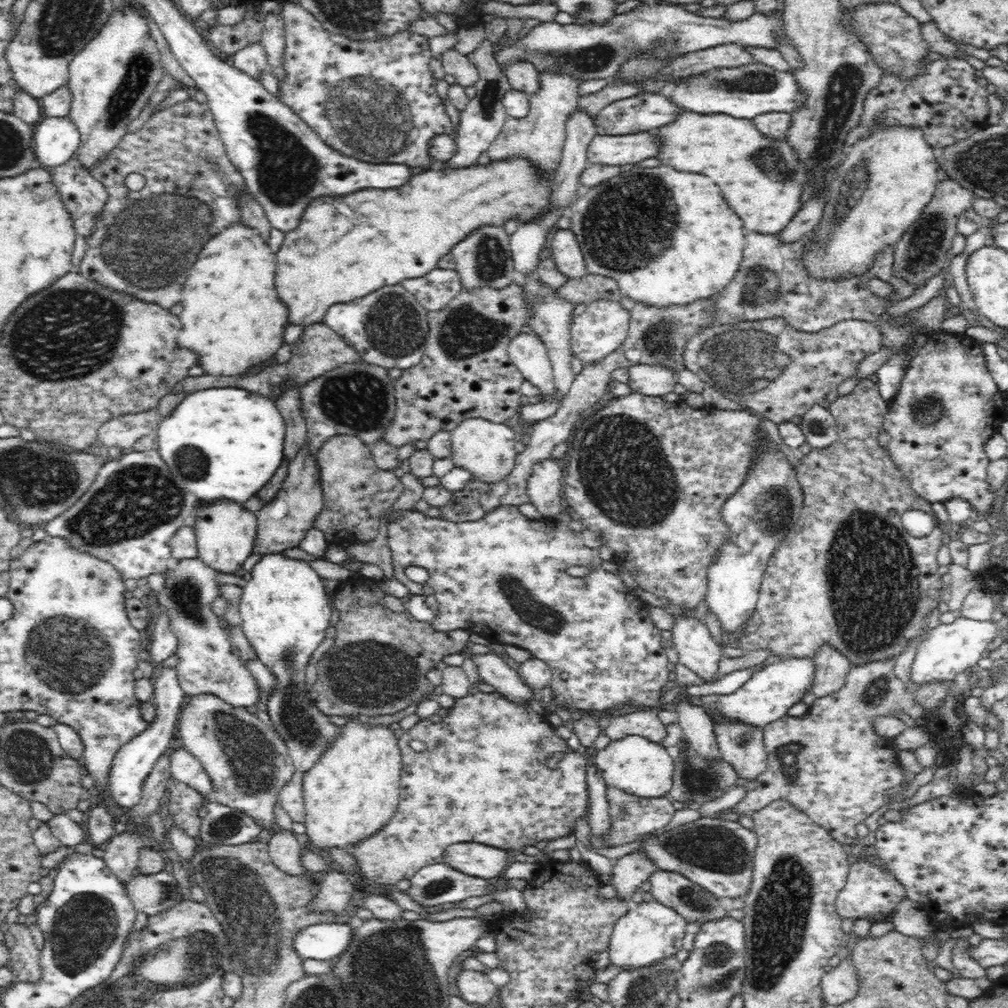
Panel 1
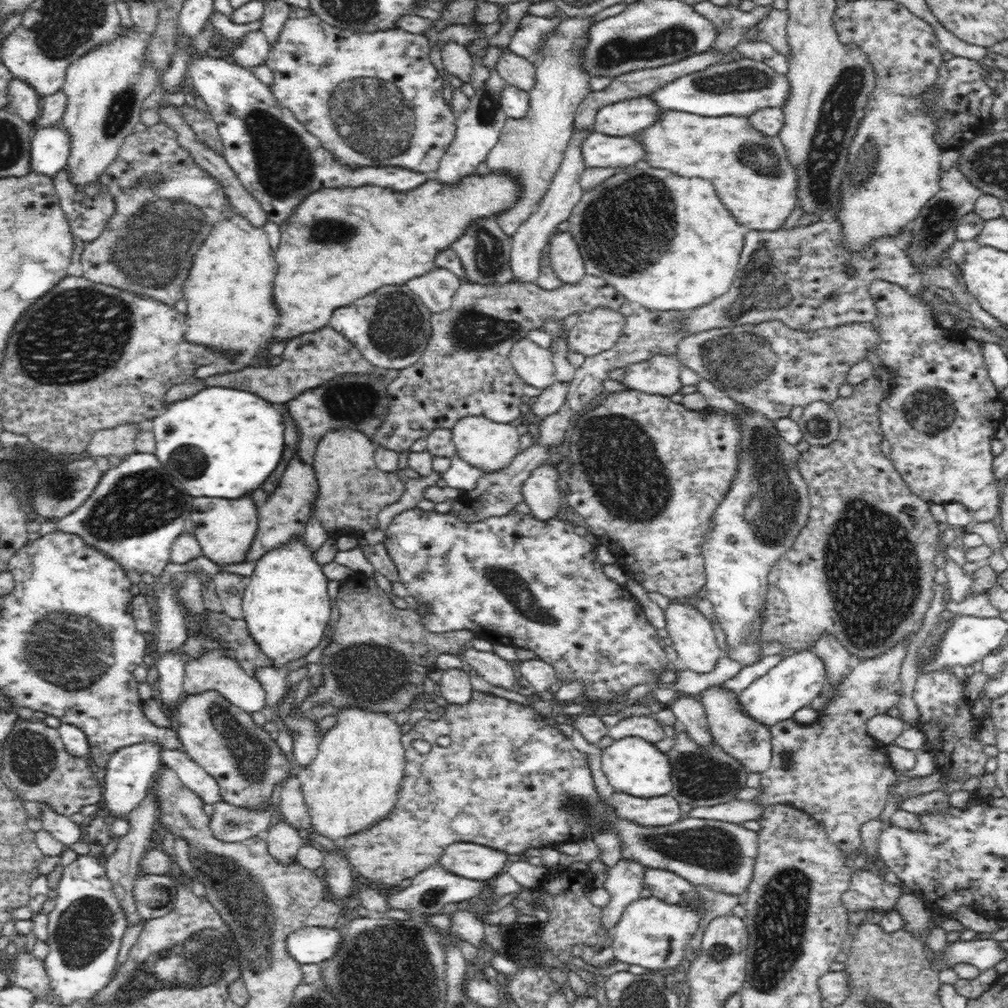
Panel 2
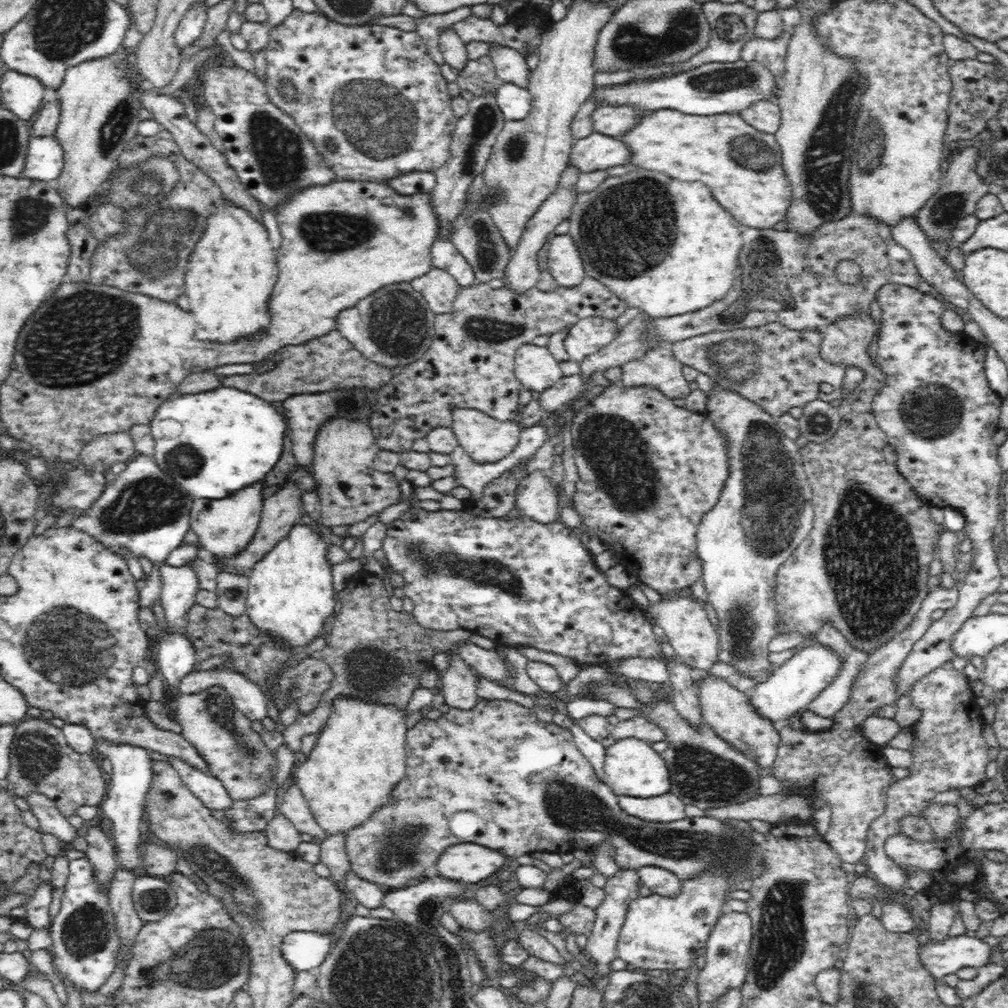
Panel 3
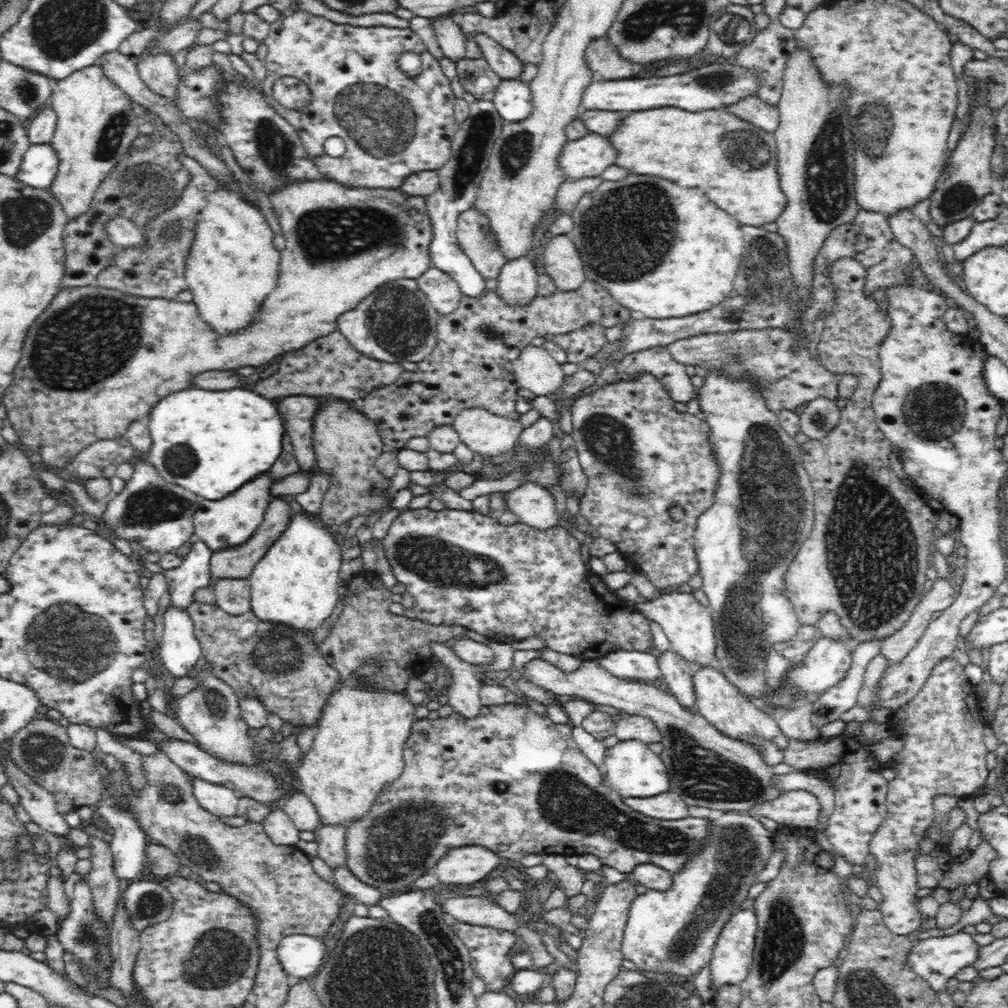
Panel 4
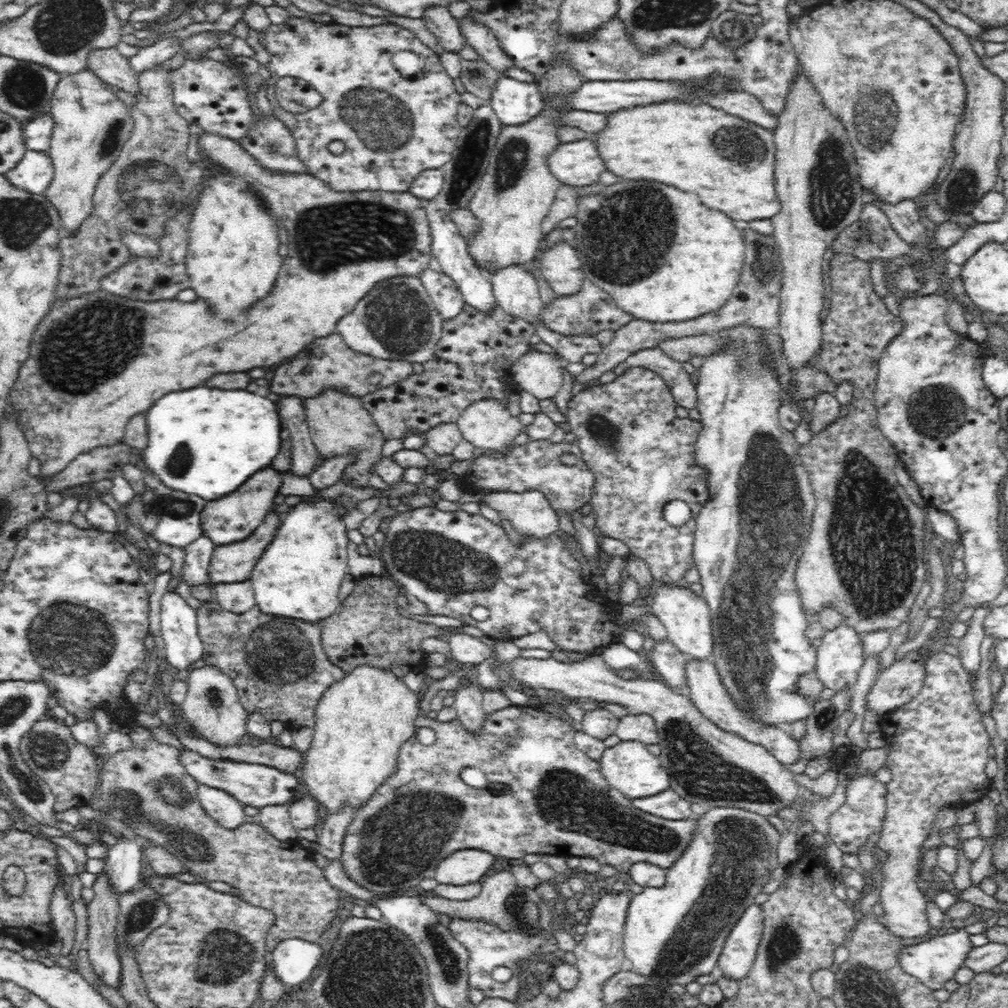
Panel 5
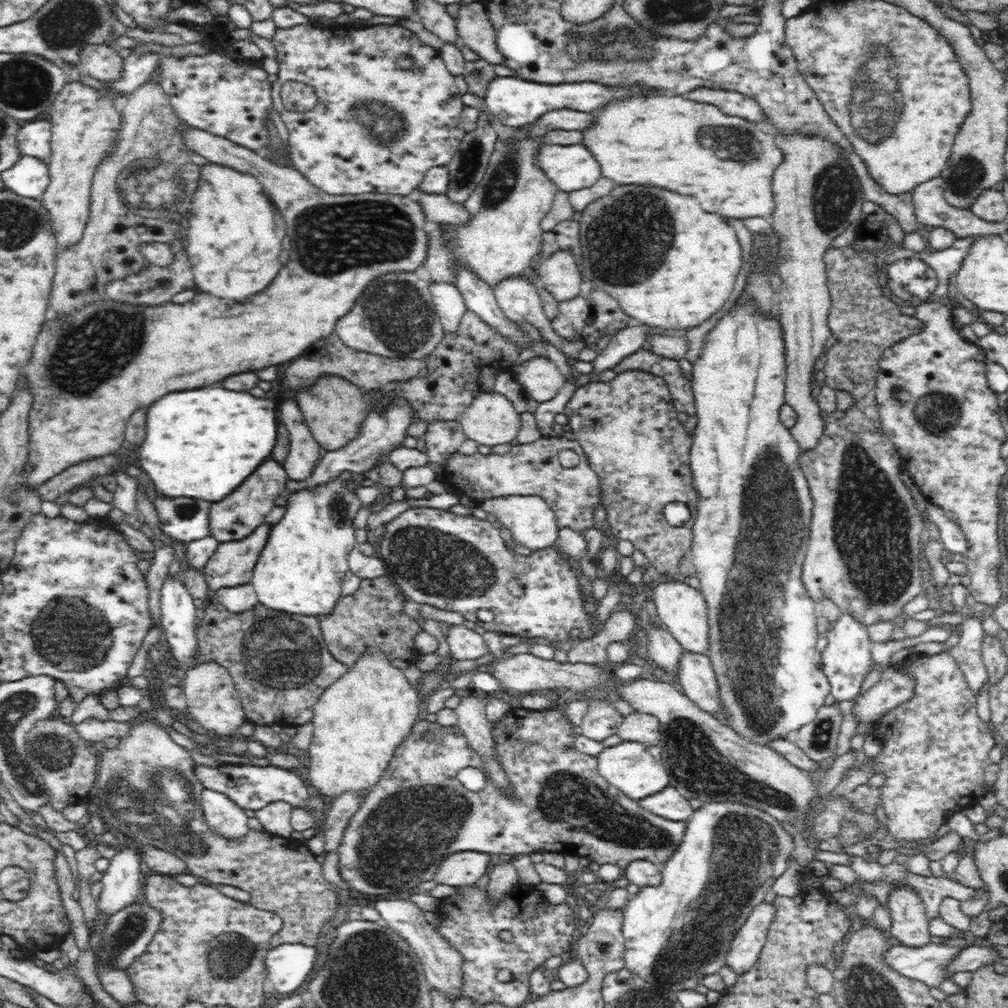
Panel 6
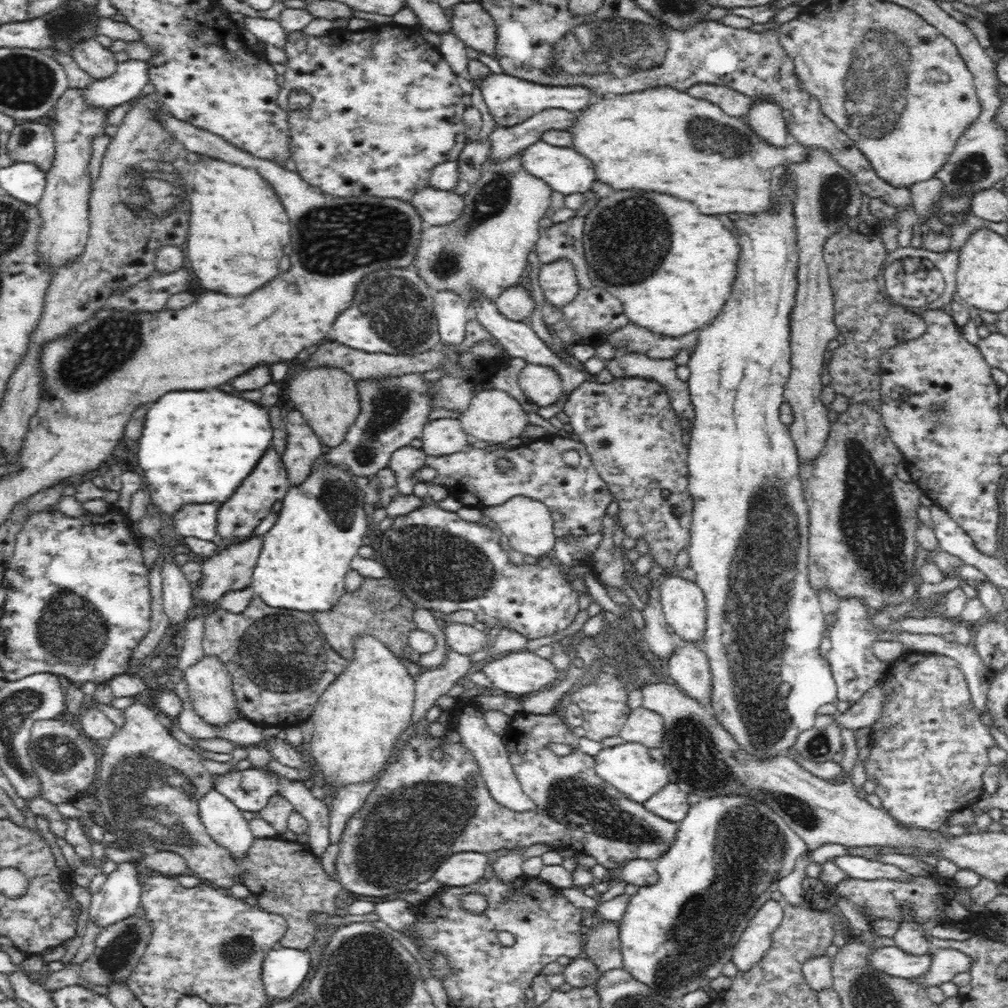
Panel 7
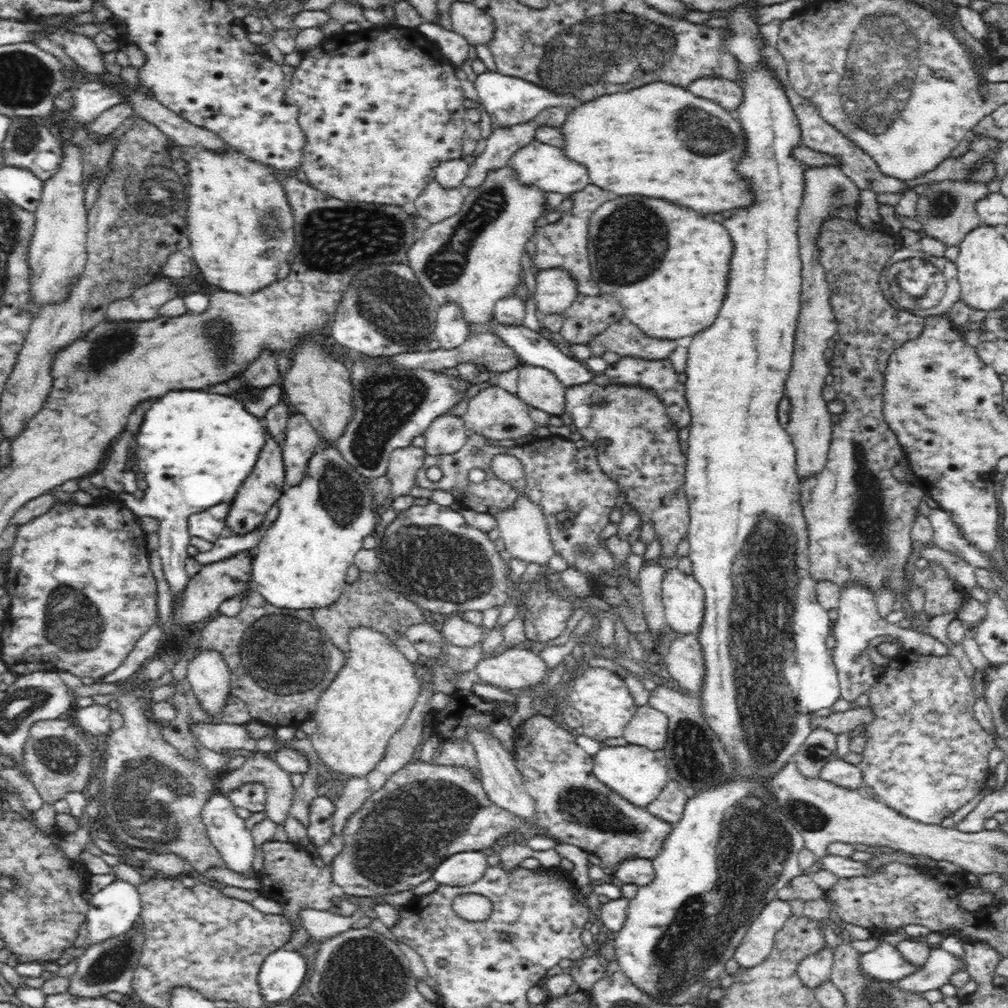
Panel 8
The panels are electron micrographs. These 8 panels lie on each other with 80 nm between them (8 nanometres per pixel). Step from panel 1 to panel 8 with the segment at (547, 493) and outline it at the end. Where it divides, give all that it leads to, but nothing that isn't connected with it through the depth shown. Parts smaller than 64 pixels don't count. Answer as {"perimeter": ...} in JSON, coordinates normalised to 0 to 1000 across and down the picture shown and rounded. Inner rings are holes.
{"perimeter":[[[515,494],[513,502],[502,508],[494,508],[490,512],[494,519],[492,534],[498,545],[502,545],[507,554],[515,554],[525,560],[541,561],[551,549],[547,538],[545,514],[540,511],[535,502],[530,501],[522,494]]]}

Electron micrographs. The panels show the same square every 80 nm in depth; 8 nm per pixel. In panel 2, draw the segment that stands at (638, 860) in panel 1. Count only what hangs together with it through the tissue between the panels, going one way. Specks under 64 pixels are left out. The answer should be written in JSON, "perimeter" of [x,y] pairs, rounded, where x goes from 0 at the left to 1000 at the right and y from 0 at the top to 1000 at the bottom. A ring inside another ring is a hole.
{"perimeter":[[[615,852],[603,861],[603,870],[598,880],[605,887],[605,894],[596,901],[599,924],[607,925],[619,902],[629,893],[635,892],[641,862],[638,857],[625,855],[625,852]]]}

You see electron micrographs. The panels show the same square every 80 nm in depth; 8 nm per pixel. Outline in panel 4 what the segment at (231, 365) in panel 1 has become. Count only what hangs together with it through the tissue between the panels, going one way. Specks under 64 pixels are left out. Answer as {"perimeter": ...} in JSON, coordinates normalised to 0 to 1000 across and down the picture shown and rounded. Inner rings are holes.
{"perimeter":[[[214,187],[206,192],[205,202],[193,215],[196,218],[194,238],[189,240],[190,248],[188,248],[185,258],[185,278],[191,294],[189,300],[196,302],[200,317],[204,317],[210,325],[216,325],[216,329],[236,329],[252,317],[256,306],[276,282],[276,264],[279,260],[276,248],[270,244],[272,230],[262,218],[262,213],[254,208],[254,204],[240,200],[232,188],[235,187]]]}

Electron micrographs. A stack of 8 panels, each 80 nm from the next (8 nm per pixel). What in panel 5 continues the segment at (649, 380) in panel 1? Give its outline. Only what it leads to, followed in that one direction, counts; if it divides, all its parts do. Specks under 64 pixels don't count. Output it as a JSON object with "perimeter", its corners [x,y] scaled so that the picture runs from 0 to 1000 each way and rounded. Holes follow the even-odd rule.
{"perimeter":[[[655,344],[639,346],[626,351],[619,359],[612,361],[608,368],[616,372],[624,365],[635,364],[654,371],[665,386],[672,403],[685,407],[691,403],[691,392],[685,372],[679,368],[677,360],[659,350]]]}

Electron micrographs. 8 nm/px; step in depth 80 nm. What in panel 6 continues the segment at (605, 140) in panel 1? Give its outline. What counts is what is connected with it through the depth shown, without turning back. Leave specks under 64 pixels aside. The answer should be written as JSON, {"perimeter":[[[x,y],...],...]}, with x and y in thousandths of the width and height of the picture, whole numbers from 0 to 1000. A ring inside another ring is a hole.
{"perimeter":[[[575,141],[565,145],[538,143],[530,155],[530,164],[546,176],[554,188],[562,190],[589,185],[597,175],[593,160]]]}

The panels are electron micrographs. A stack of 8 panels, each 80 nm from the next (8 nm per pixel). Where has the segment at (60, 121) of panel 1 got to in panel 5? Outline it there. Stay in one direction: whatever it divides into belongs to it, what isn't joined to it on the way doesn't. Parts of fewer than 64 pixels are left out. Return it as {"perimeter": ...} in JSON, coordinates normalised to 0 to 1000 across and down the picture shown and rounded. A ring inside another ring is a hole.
{"perimeter":[[[27,148],[22,159],[4,175],[20,188],[42,192],[54,175],[48,151]]]}

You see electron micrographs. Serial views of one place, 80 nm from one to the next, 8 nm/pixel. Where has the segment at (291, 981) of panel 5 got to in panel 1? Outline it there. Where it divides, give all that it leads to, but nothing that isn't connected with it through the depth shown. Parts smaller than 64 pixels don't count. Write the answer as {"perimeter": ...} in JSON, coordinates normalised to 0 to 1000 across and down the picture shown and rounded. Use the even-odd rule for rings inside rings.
{"perimeter":[[[315,916],[298,923],[291,932],[291,941],[300,951],[327,952],[337,948],[348,937],[350,917]]]}

